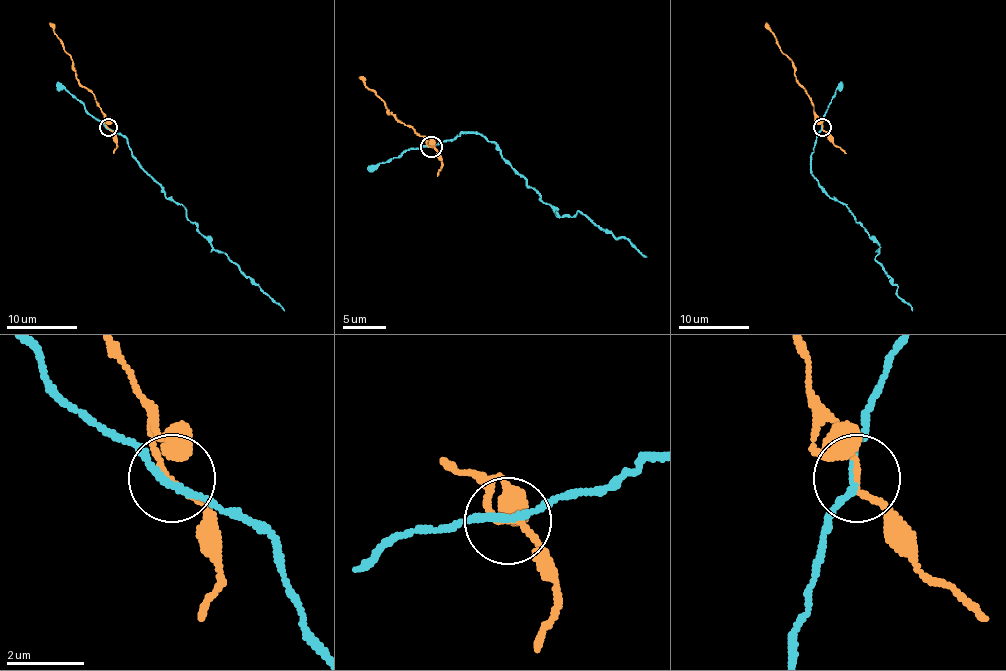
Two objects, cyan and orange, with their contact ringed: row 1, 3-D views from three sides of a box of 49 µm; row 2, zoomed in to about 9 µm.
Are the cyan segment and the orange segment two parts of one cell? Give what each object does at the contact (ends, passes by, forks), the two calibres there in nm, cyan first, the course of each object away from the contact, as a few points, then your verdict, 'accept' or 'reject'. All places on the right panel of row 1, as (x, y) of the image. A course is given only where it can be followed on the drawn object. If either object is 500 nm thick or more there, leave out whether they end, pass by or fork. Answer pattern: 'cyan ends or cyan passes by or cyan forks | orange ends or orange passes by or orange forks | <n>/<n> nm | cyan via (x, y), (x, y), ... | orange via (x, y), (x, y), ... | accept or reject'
cyan passes by | orange passes by | 190/130 nm | cyan via (822, 128), (811, 158), (811, 175), (880, 246), (875, 258), (912, 311) | orange via (822, 128), (809, 96), (795, 78), (794, 63), (779, 48), (765, 22) | reject

